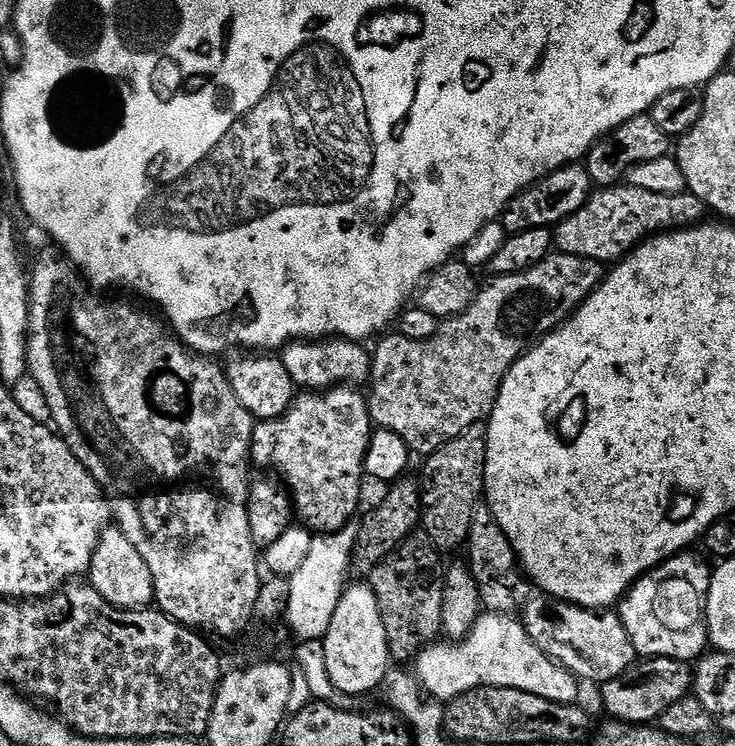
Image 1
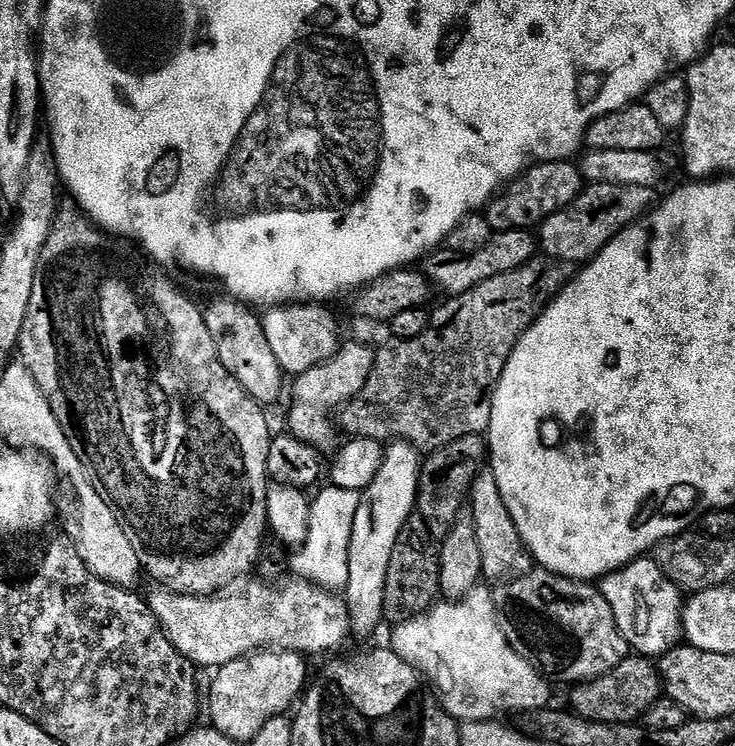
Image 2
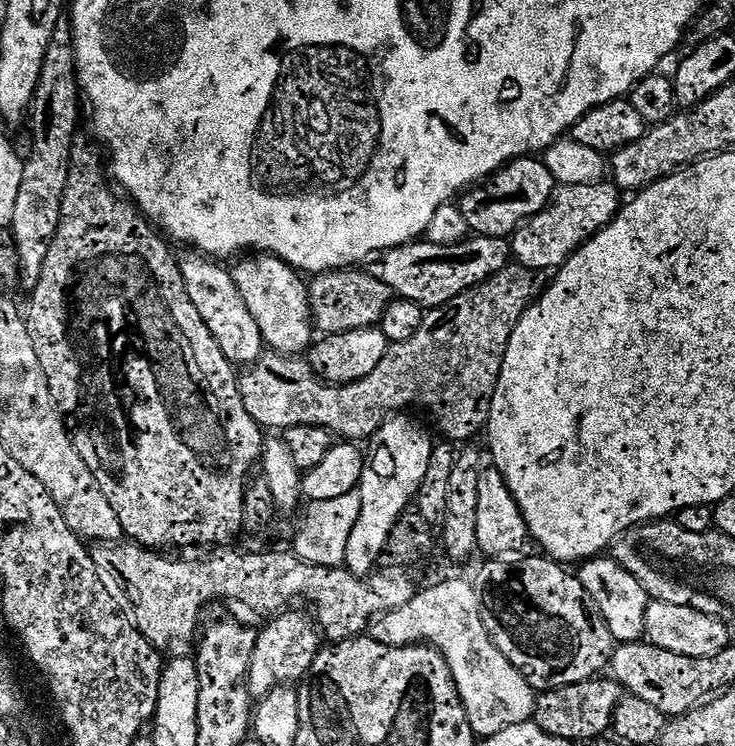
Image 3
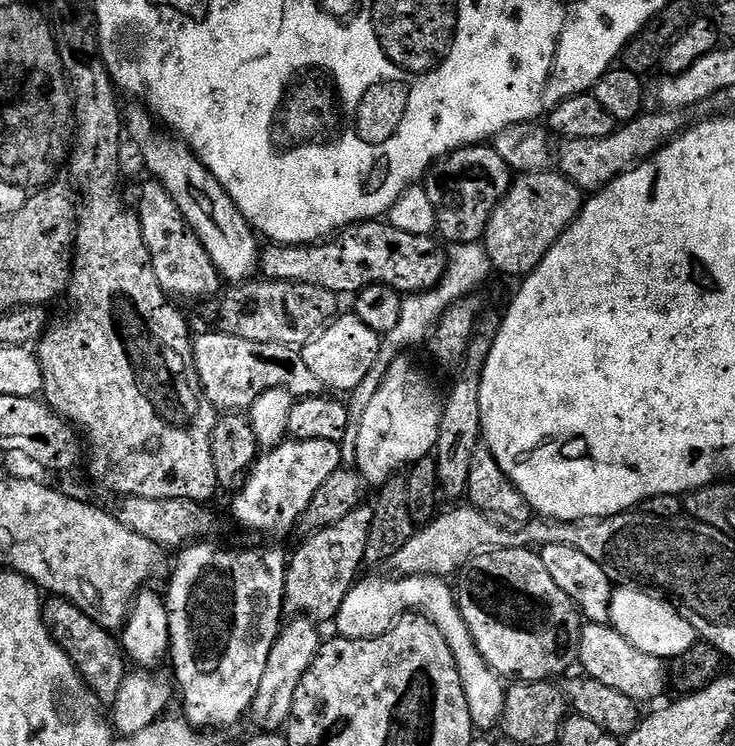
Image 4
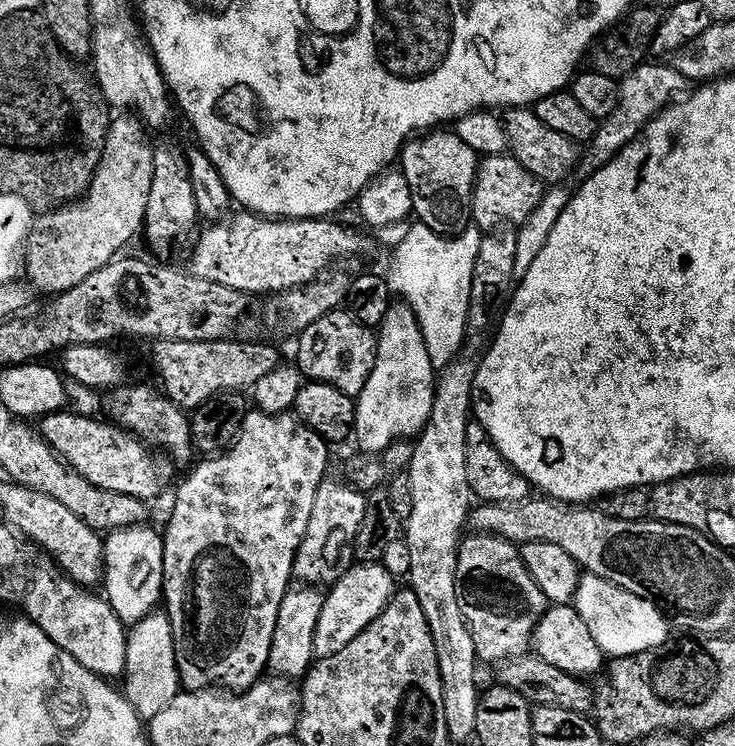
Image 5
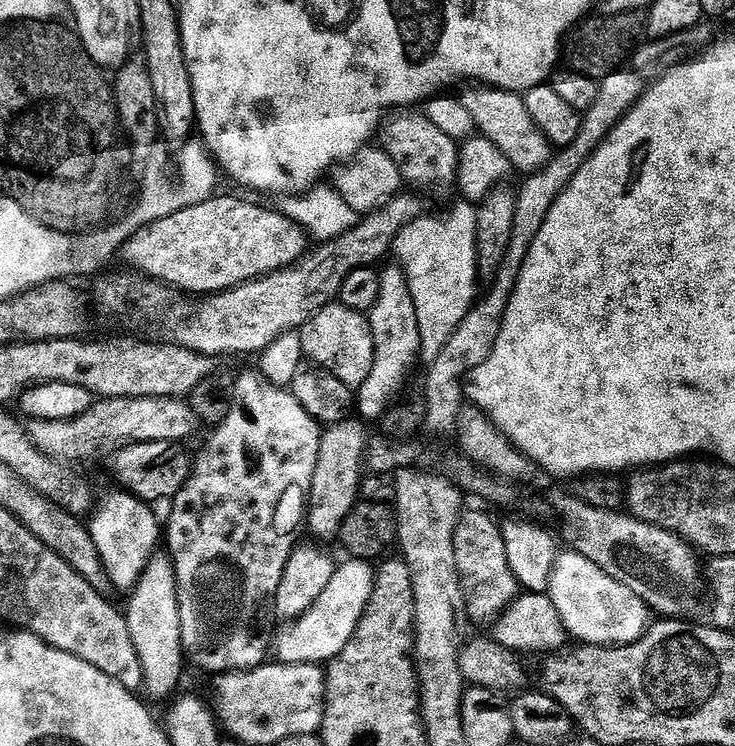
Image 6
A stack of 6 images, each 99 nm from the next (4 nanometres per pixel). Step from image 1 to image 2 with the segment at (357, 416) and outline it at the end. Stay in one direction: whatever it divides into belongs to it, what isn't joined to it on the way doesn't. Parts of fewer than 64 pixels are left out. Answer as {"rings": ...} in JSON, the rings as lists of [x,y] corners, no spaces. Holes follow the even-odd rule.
{"rings":[[[343,341],[339,353],[328,361],[306,370],[295,377],[292,386],[292,400],[288,412],[289,435],[303,444],[314,447],[322,454],[335,453],[342,444],[336,419],[338,409],[355,398],[369,381],[370,372],[376,361],[375,347],[360,342]]]}

